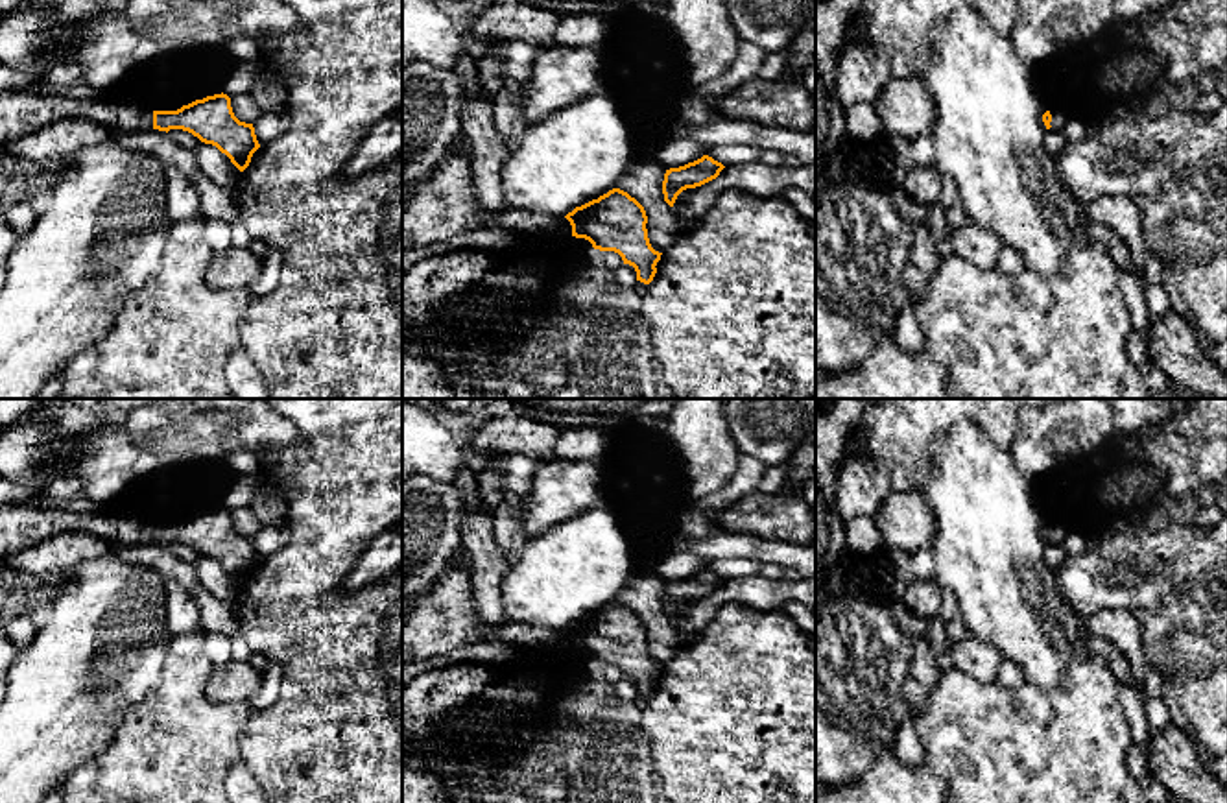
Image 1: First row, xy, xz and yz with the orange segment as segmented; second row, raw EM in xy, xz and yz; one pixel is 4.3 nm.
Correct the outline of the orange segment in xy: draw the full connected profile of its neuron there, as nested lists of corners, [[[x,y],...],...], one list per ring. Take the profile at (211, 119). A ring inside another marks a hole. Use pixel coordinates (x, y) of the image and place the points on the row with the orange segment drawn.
[[[33,90],[0,96],[0,146],[66,118],[89,118],[122,131],[183,129],[216,146],[244,172],[260,148],[253,124],[240,122],[227,94],[214,94],[177,111],[153,111],[107,98],[70,100]]]

